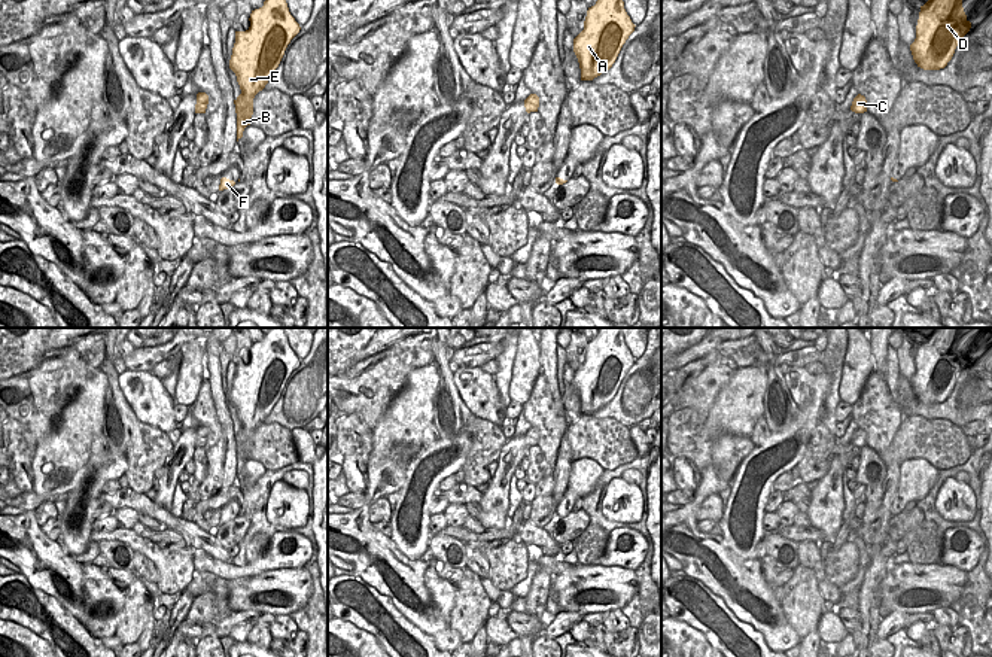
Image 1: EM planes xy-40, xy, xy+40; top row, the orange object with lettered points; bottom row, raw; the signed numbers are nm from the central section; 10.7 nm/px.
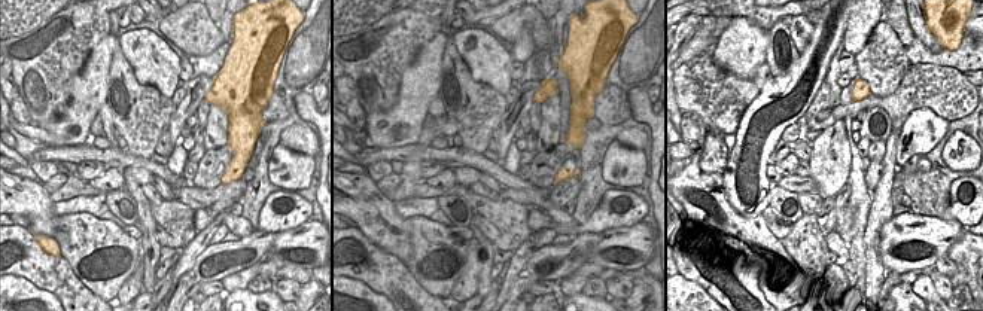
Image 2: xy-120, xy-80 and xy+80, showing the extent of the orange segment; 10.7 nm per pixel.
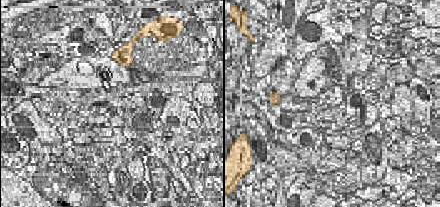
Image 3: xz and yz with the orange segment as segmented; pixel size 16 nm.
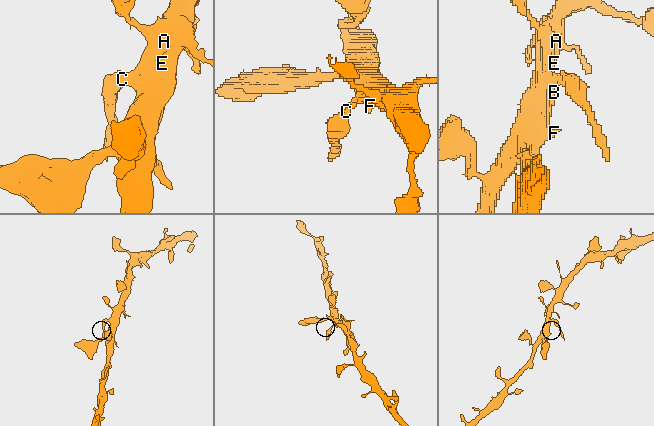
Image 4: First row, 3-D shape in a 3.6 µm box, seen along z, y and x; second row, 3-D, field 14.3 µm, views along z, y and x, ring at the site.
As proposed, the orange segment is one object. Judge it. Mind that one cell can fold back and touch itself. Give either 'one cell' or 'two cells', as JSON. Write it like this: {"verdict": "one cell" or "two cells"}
{"verdict": "one cell"}

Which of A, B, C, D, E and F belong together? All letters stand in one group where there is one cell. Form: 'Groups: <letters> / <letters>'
Groups: A B C D E F.

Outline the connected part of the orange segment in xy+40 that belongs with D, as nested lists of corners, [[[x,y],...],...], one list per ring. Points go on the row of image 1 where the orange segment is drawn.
[[[928,0],[921,6],[916,39],[910,45],[918,67],[944,69],[970,28],[962,0]]]

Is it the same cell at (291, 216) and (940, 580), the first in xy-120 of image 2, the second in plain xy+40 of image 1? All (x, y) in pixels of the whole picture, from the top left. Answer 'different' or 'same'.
different

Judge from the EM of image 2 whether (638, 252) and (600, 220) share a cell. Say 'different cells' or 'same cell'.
different cells

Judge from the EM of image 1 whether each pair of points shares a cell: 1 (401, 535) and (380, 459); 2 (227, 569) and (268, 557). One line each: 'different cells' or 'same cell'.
1: different cells
2: same cell

